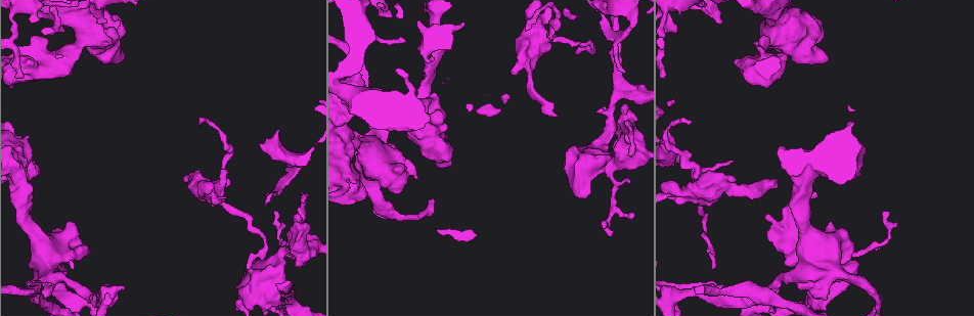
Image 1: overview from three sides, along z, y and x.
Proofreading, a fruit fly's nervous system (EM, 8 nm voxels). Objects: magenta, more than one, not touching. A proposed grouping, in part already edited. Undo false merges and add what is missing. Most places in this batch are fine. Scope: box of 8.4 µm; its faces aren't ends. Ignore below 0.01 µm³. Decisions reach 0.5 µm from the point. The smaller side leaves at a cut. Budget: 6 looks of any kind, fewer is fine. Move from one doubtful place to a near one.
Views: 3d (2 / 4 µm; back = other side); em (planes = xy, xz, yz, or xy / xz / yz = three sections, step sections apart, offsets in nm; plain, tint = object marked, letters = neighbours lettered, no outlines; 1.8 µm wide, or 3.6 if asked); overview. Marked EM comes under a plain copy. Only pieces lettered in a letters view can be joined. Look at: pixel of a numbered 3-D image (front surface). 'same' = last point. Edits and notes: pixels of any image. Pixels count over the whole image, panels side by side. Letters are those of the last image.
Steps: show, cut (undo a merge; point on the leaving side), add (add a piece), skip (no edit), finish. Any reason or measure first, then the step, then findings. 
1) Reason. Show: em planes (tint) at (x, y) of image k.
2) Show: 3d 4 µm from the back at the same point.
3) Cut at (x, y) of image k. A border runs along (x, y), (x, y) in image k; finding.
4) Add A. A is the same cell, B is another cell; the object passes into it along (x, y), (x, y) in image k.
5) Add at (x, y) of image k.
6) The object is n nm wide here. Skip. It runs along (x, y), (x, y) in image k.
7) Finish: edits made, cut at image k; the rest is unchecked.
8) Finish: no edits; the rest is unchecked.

Free end. Show: em xz step 8 (tint) at (396, 188) of image 1.

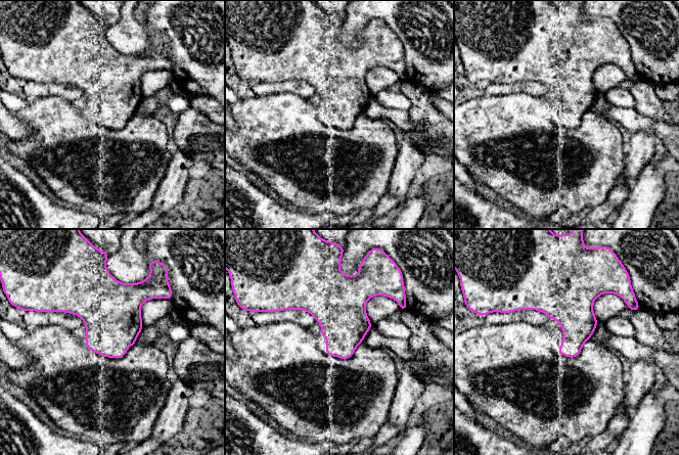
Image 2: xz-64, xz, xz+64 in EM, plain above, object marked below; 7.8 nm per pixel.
Show: em xz step 8 (letters) at the same point.

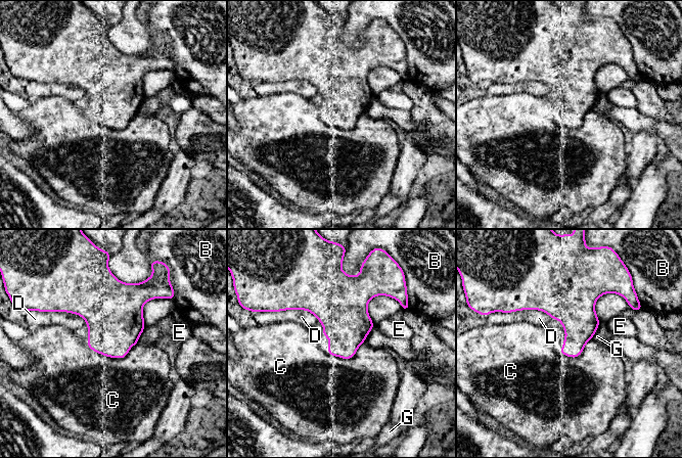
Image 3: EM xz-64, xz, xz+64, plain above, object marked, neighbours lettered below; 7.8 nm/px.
The object is 240 nm wide here. Skip. B, C, D, E and G are other cells; a border runs along (137, 342), (122, 358), (86, 344) in image 3; no lettered piece goes on from it.

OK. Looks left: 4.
Sharp bend. Show: em xy step 8 (tint) at (675, 296) of image 1.

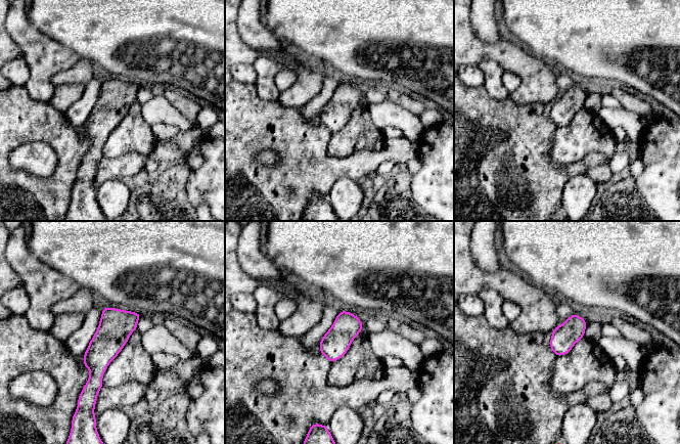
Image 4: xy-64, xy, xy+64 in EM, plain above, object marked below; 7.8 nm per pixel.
Show: em xz step 16 (letters) at the same point.

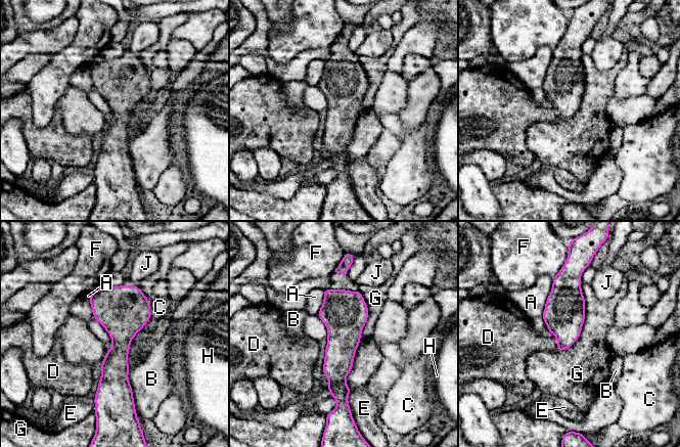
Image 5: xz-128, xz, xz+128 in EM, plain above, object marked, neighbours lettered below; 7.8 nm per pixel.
The object is 240 nm wide here. Skip. A, B, C, D, E, F, G, H and J are other cells; one cell here.

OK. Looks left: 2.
Thick end. Show: em xz step 16 (letters) at (102, 22) of image 1.

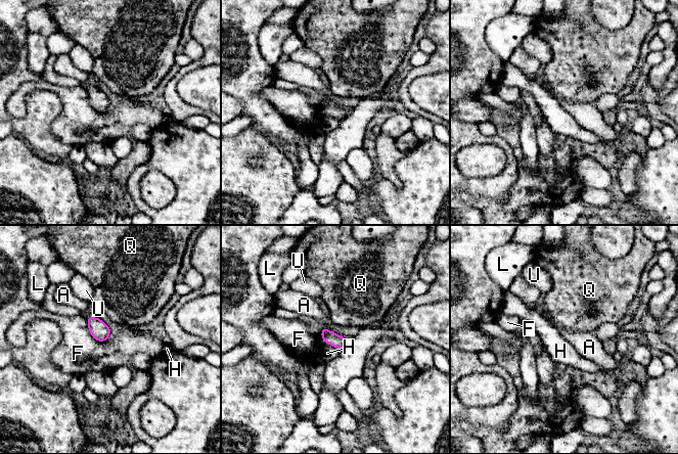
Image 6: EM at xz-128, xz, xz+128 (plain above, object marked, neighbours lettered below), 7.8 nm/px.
Skip. A, F, H, L, Q and U are other cells; a border runs along (326, 327), (334, 332) in image 6; none of them fits.

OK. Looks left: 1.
Finish: no edits; the rest is unchecked.

